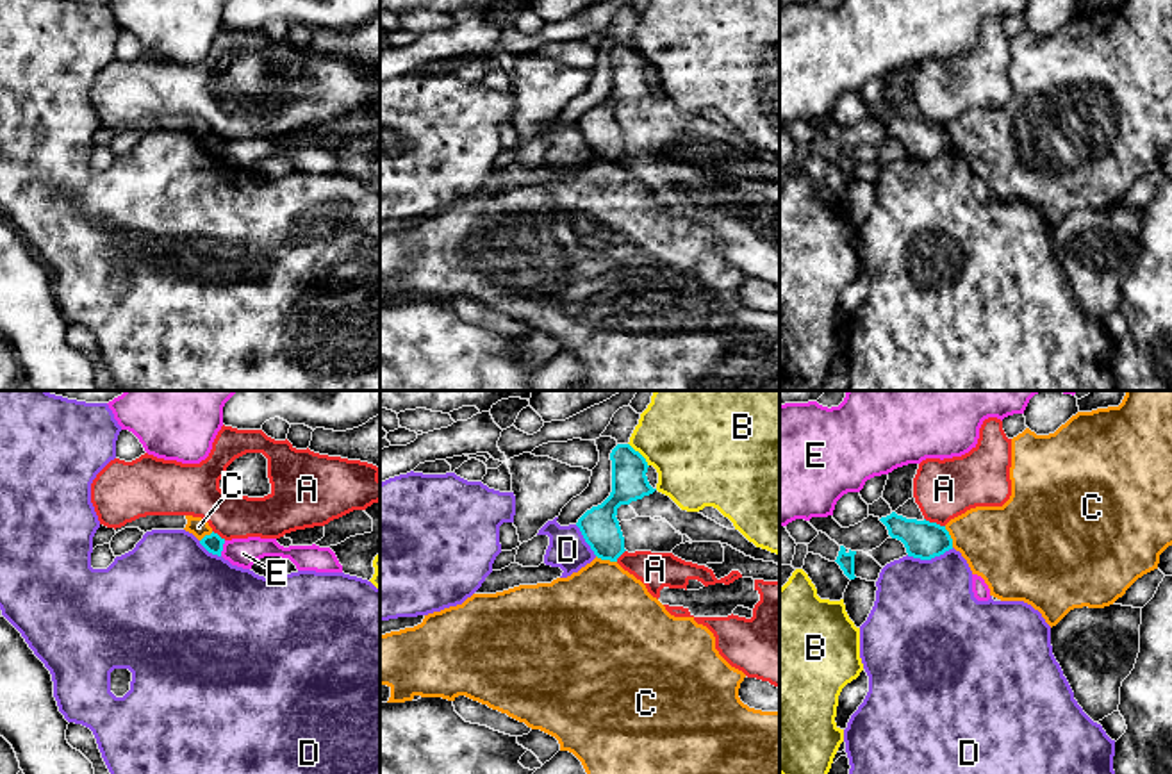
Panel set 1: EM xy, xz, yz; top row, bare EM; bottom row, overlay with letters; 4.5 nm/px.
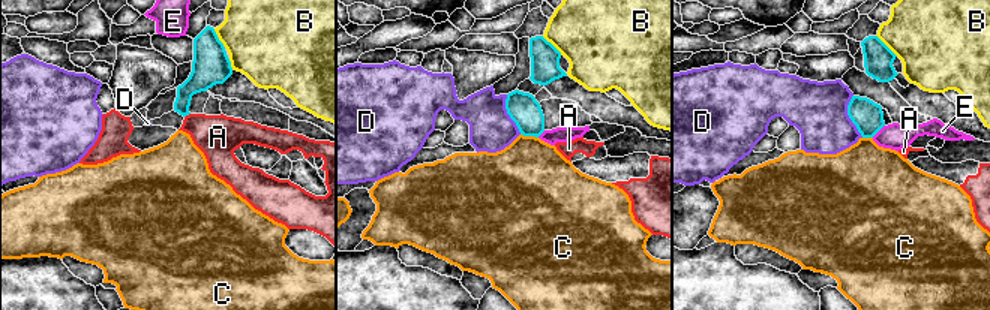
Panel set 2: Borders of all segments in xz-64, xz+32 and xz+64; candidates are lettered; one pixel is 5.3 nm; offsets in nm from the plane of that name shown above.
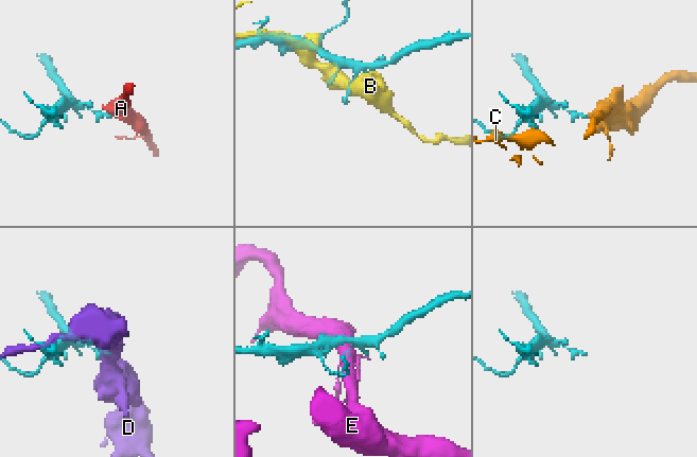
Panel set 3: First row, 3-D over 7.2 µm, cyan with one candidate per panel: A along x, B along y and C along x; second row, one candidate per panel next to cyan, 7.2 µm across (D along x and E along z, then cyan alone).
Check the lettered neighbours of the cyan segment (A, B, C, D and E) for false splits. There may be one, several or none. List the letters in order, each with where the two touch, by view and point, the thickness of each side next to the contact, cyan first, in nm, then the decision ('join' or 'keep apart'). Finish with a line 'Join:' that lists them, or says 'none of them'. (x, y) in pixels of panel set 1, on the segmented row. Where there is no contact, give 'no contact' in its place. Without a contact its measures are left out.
A: yz (935, 523) | 170/280 nm | keep apart
B: xz (641, 455) | 160/460 nm | keep apart
C: xz (607, 559) | 170/440 nm | keep apart
D: yz (930, 559) | 170/460 nm | keep apart
E: xy (222, 548) | 90/130 nm | keep apart
Join: none of them

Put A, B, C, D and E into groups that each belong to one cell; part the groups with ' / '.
A / B / C / D / E

